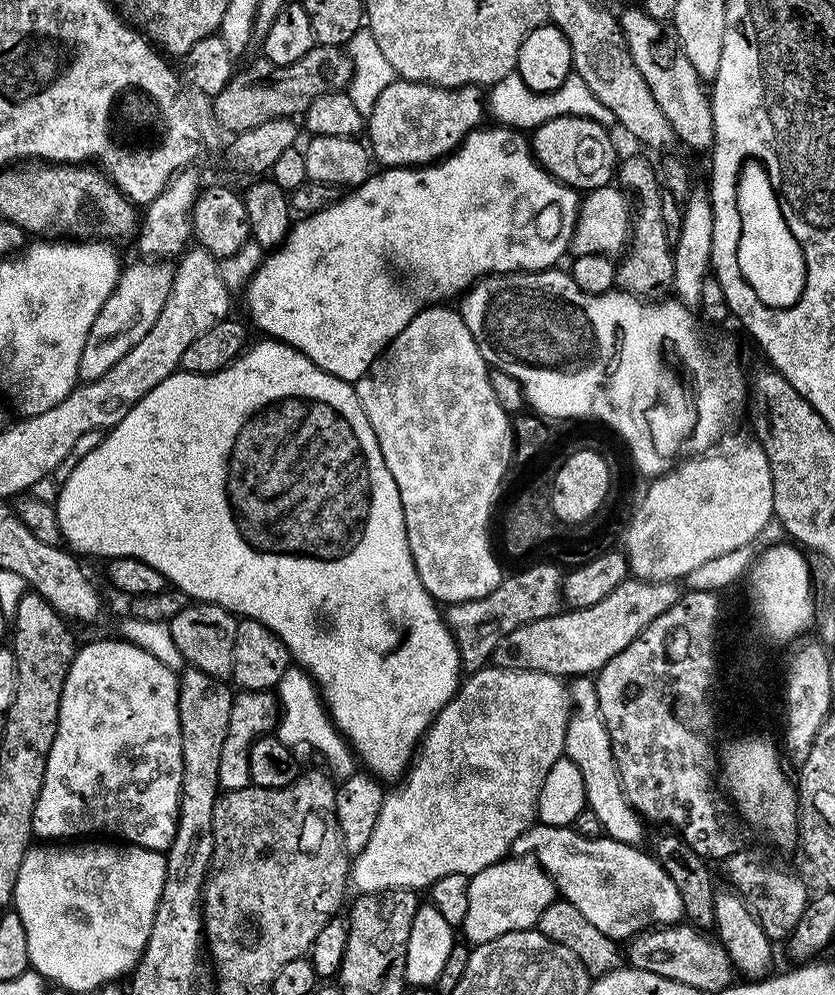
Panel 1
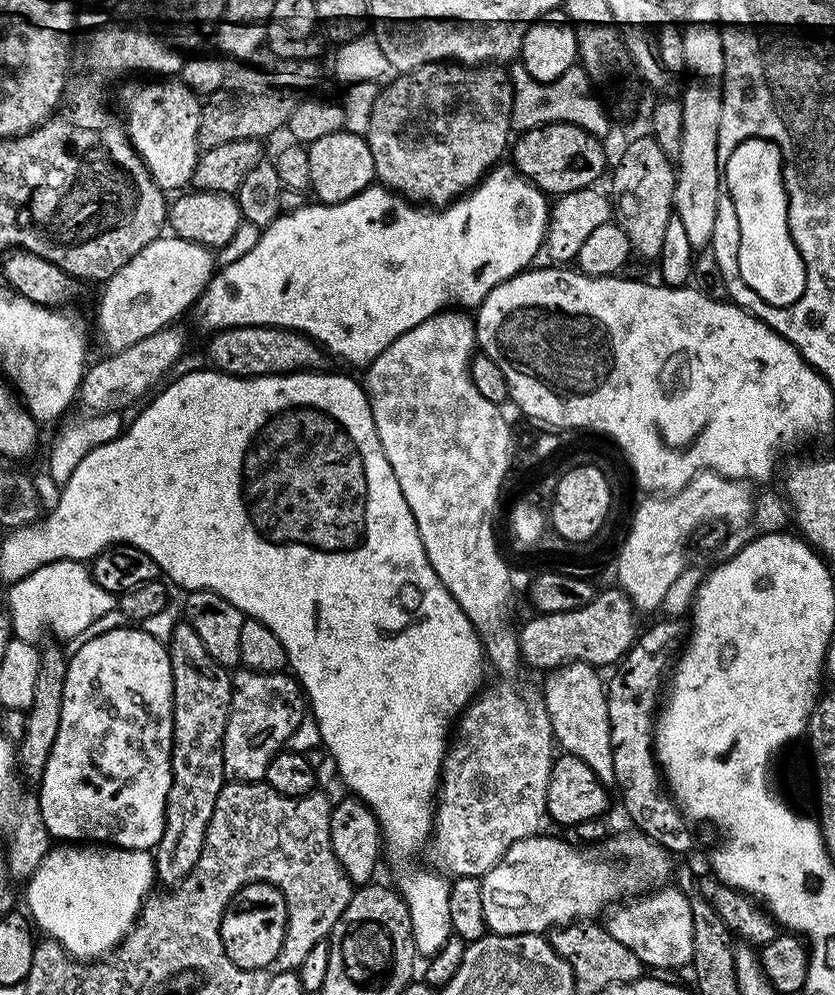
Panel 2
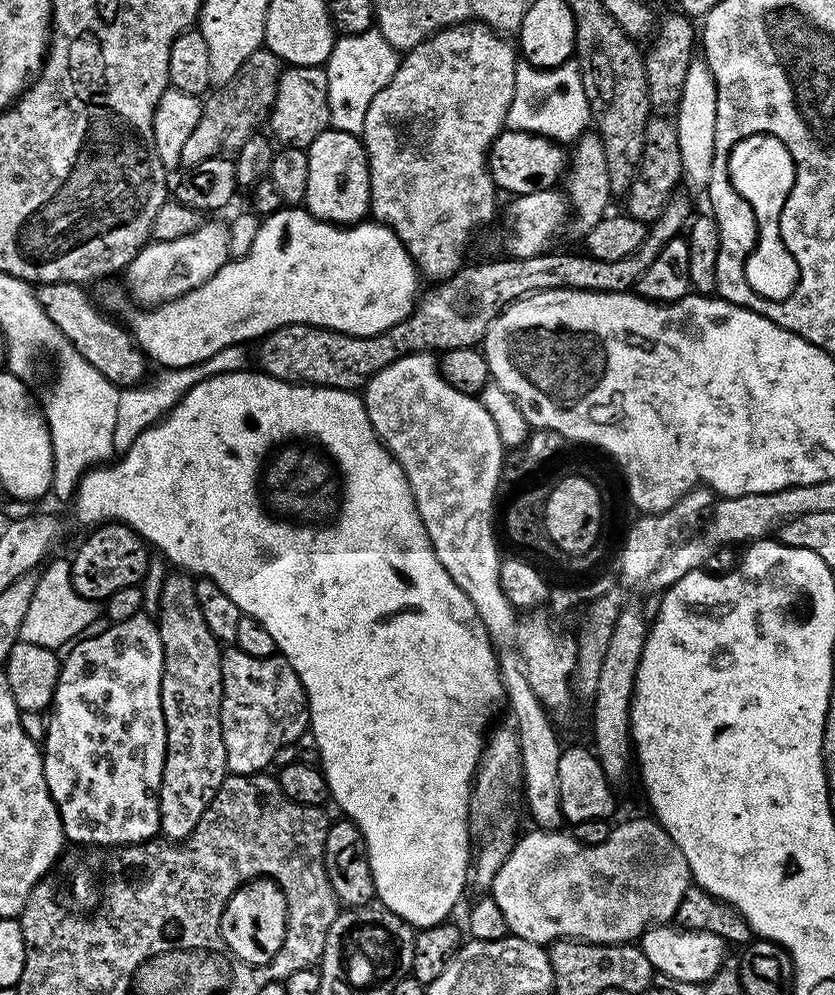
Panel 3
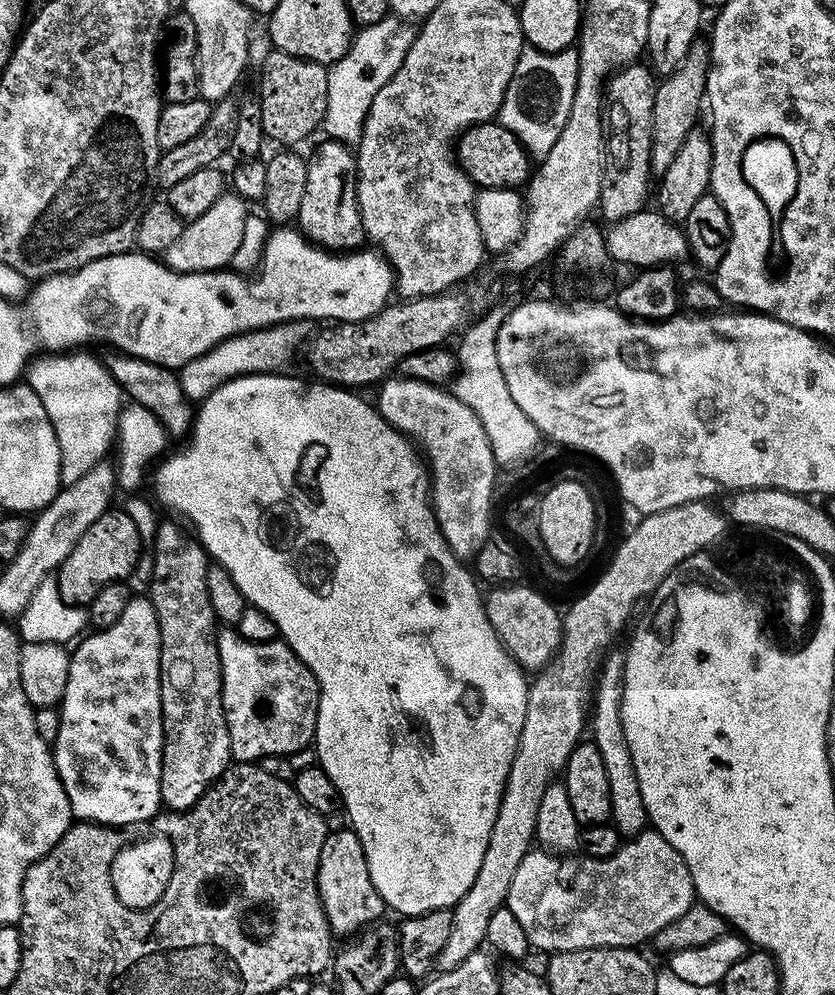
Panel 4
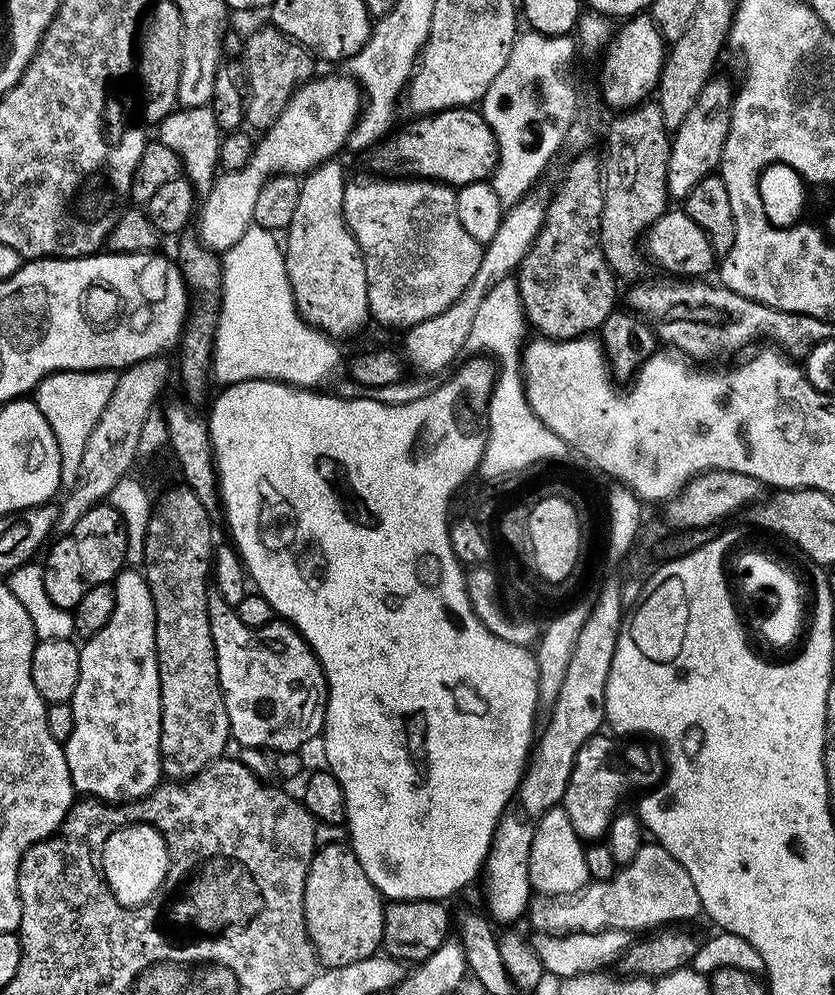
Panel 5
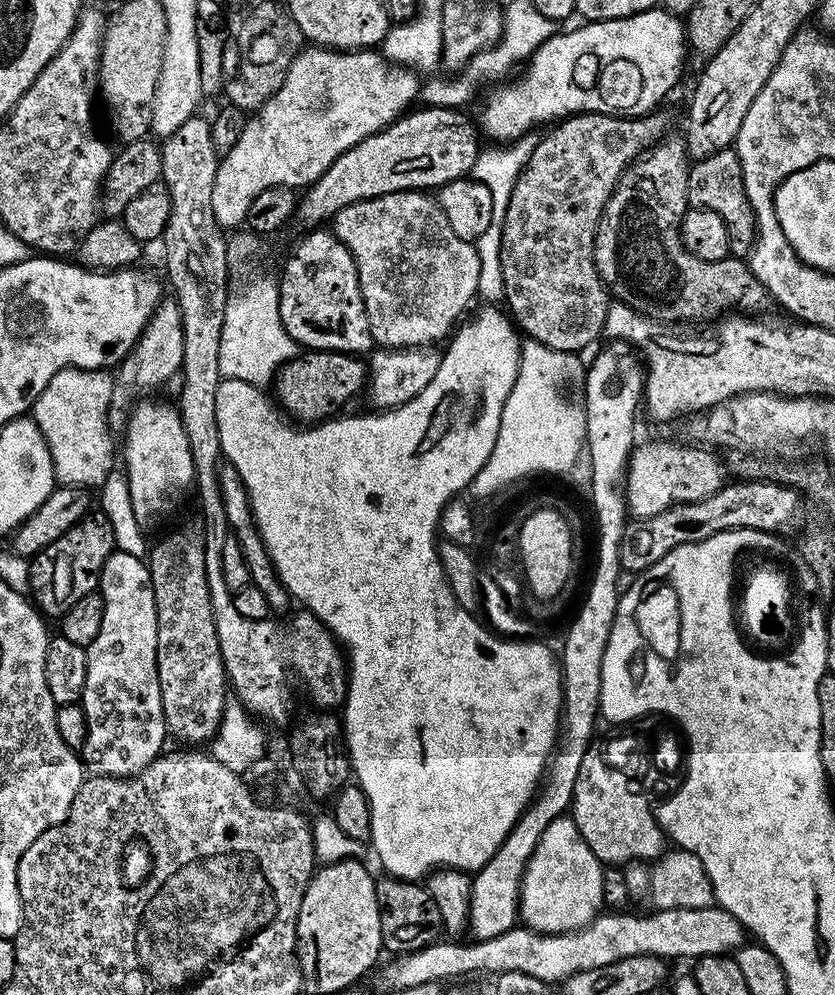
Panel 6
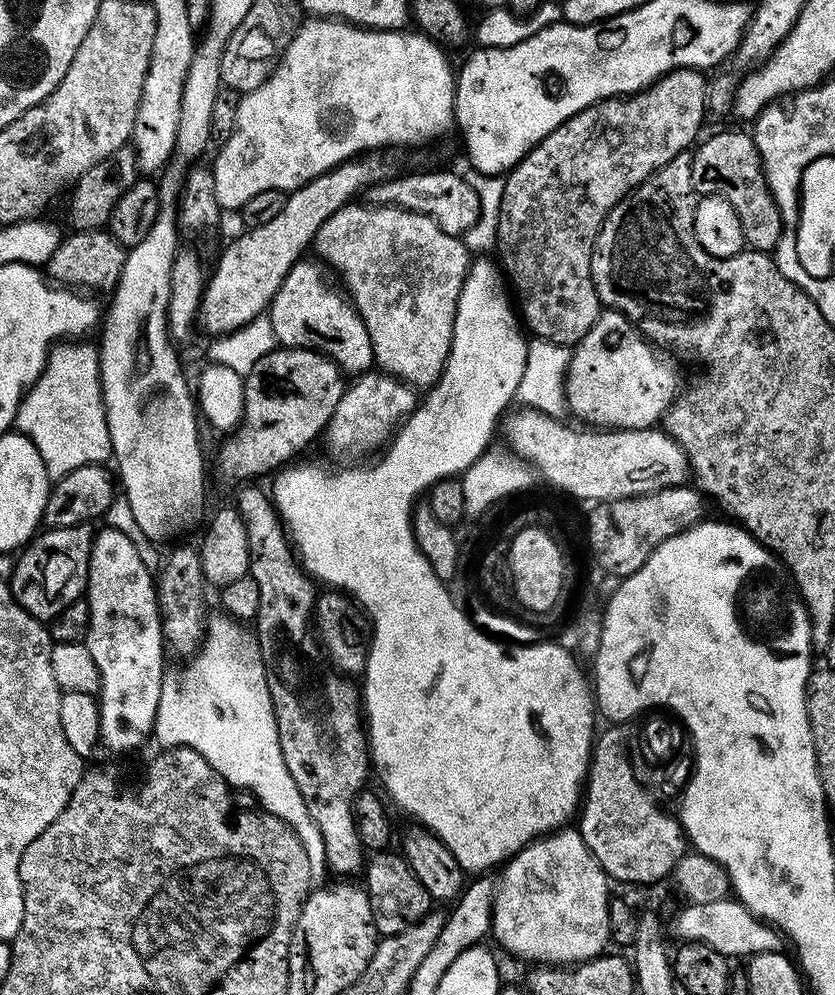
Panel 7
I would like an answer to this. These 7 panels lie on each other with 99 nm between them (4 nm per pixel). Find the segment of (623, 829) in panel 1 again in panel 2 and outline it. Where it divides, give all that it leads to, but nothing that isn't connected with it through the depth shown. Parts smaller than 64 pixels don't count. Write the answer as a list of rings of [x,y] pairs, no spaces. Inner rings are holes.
[[[575,660],[551,669],[544,680],[542,703],[550,718],[553,741],[561,753],[582,758],[605,786],[615,785],[614,750],[610,746],[610,710],[605,681],[593,665]]]

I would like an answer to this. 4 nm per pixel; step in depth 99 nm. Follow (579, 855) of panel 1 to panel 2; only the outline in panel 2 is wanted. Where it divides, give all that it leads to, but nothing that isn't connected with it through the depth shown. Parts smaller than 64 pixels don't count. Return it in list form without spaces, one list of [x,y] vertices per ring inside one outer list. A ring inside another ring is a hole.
[[[661,886],[633,899],[629,904],[632,904],[629,908],[616,906],[607,913],[608,932],[618,938],[622,946],[634,950],[634,954],[638,954],[640,961],[649,969],[687,969],[694,954],[694,914],[690,910],[689,897],[679,887]]]

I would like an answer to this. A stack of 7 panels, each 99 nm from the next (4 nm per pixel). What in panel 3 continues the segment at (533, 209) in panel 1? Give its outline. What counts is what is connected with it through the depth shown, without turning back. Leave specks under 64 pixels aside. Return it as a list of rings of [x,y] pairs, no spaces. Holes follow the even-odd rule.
[[[283,206],[276,213],[271,213],[261,219],[260,228],[254,235],[253,245],[250,246],[250,250],[245,256],[229,259],[228,263],[218,269],[209,280],[202,282],[202,286],[190,290],[184,296],[167,300],[165,304],[155,305],[151,310],[136,310],[140,312],[136,312],[132,316],[132,324],[130,323],[132,338],[139,344],[140,349],[144,351],[144,355],[148,357],[149,361],[156,363],[157,360],[160,363],[159,367],[166,369],[192,367],[195,364],[204,363],[212,355],[218,354],[220,350],[226,350],[227,347],[236,345],[247,345],[247,340],[259,341],[267,336],[269,332],[284,328],[287,324],[313,324],[319,328],[329,328],[335,332],[345,332],[351,336],[377,336],[382,334],[393,328],[398,322],[402,322],[416,307],[418,297],[422,292],[422,289],[420,290],[422,276],[408,251],[402,246],[402,242],[394,234],[394,230],[390,230],[379,222],[368,223],[361,222],[347,226],[327,224],[324,220],[311,216],[307,208],[303,206]]]

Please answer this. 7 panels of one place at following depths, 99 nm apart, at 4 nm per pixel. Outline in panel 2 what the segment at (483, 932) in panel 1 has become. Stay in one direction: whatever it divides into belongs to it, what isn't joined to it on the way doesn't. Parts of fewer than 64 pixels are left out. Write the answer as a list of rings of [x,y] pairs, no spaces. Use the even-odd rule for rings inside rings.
[[[635,830],[627,831],[617,840],[609,839],[606,844],[609,854],[614,859],[620,860],[620,864],[616,860],[607,860],[604,856],[591,856],[588,853],[591,851],[575,843],[567,844],[564,840],[555,840],[552,836],[544,836],[545,834],[528,836],[522,842],[514,842],[514,846],[506,850],[504,857],[483,876],[480,882],[482,918],[486,918],[488,932],[493,936],[517,936],[531,932],[544,934],[562,924],[596,918],[600,911],[603,913],[609,906],[623,901],[620,900],[623,896],[632,898],[645,890],[655,890],[667,885],[671,881],[668,879],[671,876],[673,879],[674,876],[673,857],[644,833]]]

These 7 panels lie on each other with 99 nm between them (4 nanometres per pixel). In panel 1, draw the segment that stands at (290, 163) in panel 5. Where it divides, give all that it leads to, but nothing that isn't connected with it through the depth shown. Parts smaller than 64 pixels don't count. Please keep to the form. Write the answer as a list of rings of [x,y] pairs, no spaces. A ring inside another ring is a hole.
[[[152,258],[140,263],[144,264],[132,264],[129,268],[127,265],[121,271],[110,298],[106,298],[98,318],[94,318],[94,326],[90,326],[90,334],[86,334],[86,342],[82,346],[82,358],[78,358],[78,377],[81,381],[102,378],[102,374],[106,374],[114,362],[142,342],[150,326],[158,322],[158,314],[162,314],[162,306],[166,306],[172,289],[174,268],[171,263],[157,262]]]

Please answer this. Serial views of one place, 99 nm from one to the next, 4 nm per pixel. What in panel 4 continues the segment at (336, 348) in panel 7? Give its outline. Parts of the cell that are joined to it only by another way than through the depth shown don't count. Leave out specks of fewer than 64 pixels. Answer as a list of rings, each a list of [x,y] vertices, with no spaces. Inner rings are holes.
[[[321,139],[316,153],[307,157],[306,191],[302,194],[302,210],[298,210],[296,220],[299,231],[303,232],[313,244],[329,250],[356,250],[365,243],[362,214],[358,210],[356,193],[356,158],[353,149],[337,140]]]

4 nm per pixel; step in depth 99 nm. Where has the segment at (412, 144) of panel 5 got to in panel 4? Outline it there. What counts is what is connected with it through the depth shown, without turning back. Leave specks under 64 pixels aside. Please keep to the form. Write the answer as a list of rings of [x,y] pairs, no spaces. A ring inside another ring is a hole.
[[[499,122],[476,124],[467,128],[454,145],[456,162],[472,179],[477,189],[515,188],[523,189],[533,171],[534,160],[522,142],[506,126]]]

